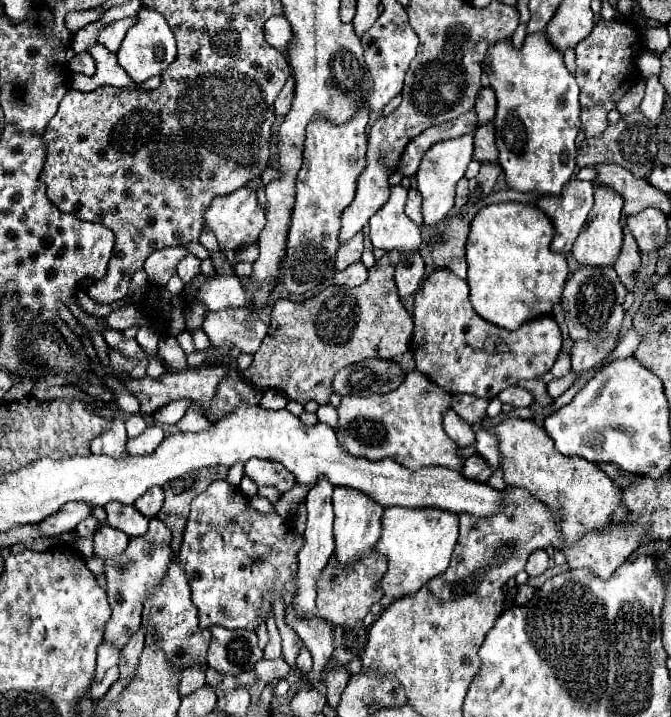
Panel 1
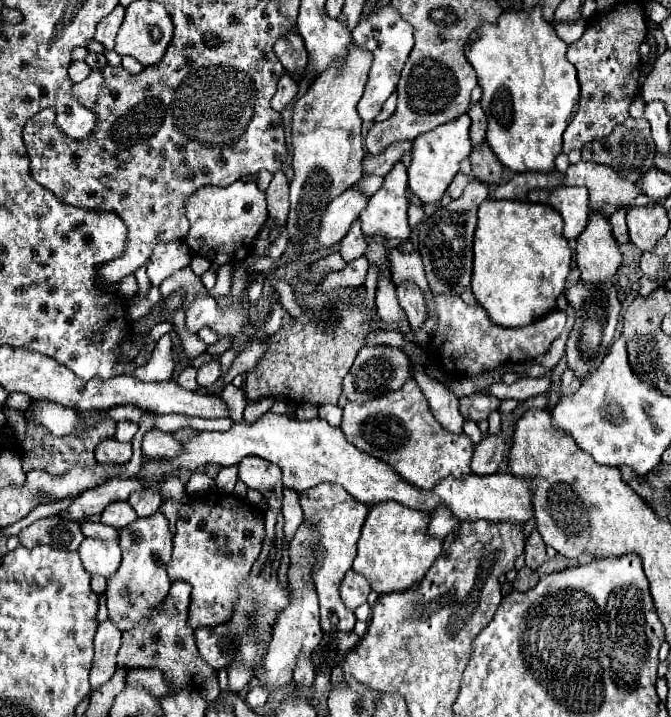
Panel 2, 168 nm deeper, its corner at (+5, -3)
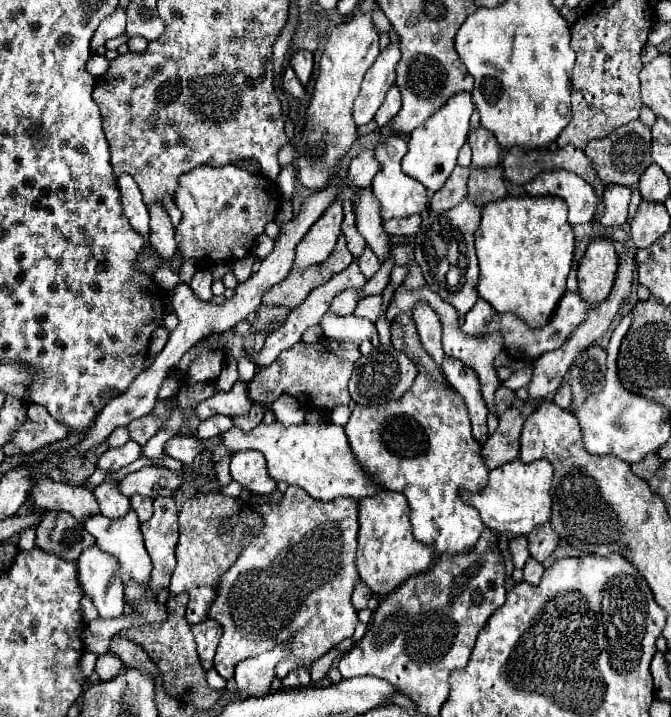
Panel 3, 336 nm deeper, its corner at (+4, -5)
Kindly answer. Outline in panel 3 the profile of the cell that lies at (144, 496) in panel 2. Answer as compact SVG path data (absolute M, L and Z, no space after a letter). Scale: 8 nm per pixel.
M141 495L131 497L131 507L137 511L141 521L147 521L153 515L153 501L149 497L141 497Z

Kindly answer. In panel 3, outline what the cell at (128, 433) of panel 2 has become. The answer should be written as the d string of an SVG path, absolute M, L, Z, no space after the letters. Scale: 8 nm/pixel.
M125 427L115 429L115 431L107 437L109 447L121 447L121 445L123 445L123 443L127 443L127 441L129 441L129 431L127 431Z

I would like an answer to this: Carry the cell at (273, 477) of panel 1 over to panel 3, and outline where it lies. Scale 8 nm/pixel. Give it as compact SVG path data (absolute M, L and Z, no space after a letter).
M239 451L231 455L231 477L251 493L269 495L277 483L267 475L265 457L259 451Z

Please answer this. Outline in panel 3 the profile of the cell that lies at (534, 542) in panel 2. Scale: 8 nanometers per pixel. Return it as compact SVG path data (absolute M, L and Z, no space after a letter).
M545 523L543 527L537 527L535 531L531 531L527 541L529 541L529 553L531 553L531 557L543 563L555 551L555 547L559 543L559 535L551 527L551 523Z

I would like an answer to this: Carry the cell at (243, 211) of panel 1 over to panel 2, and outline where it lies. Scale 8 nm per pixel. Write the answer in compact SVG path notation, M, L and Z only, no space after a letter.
M236 181L226 189L200 189L186 203L190 233L186 243L200 257L212 257L214 263L240 263L252 253L252 243L268 219L266 195L252 181Z

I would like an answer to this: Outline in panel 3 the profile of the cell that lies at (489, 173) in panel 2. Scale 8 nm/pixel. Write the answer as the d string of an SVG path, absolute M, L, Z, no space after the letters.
M493 167L493 169L471 169L469 177L469 195L467 195L475 205L483 207L491 201L499 201L507 197L507 187L503 179L503 169Z

